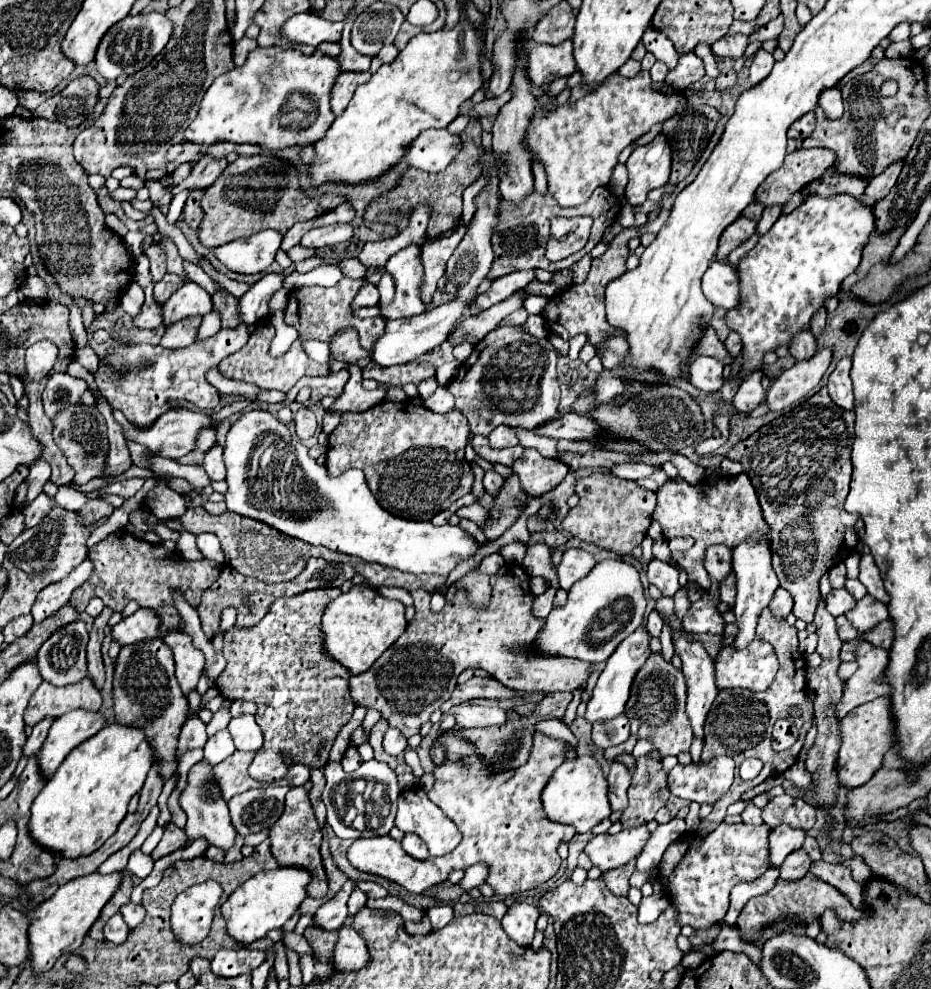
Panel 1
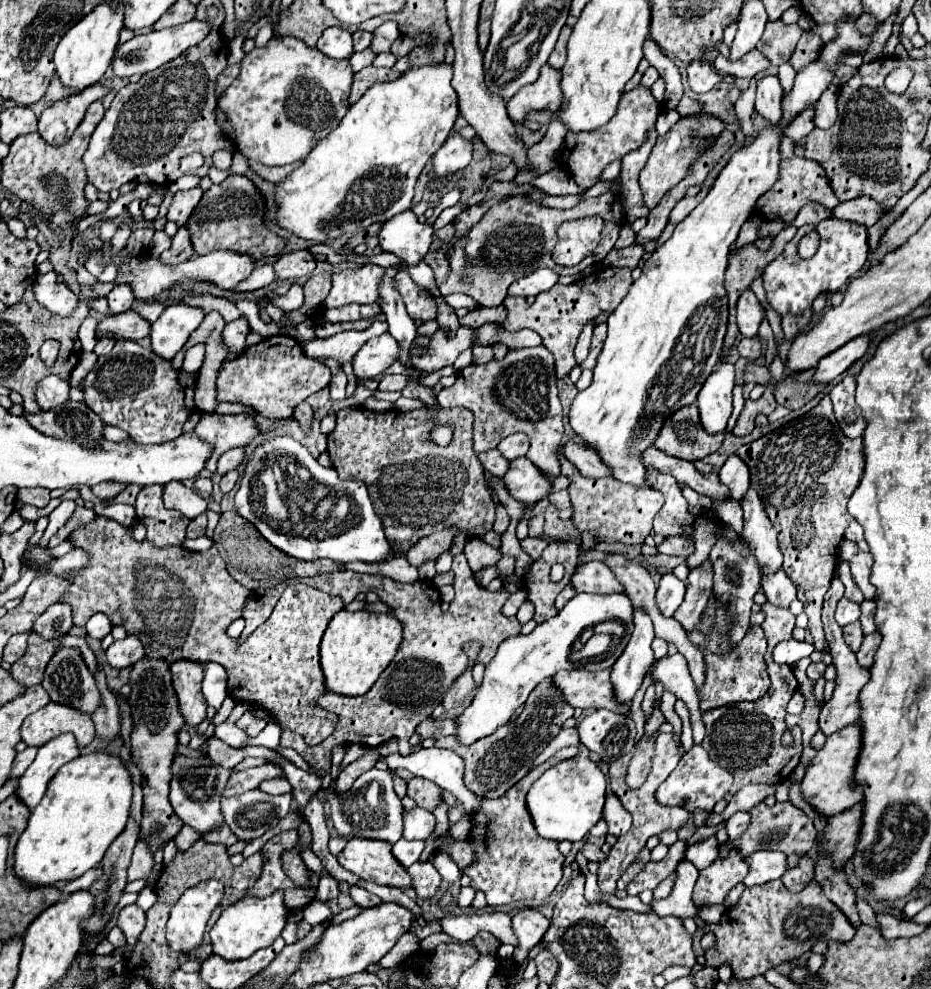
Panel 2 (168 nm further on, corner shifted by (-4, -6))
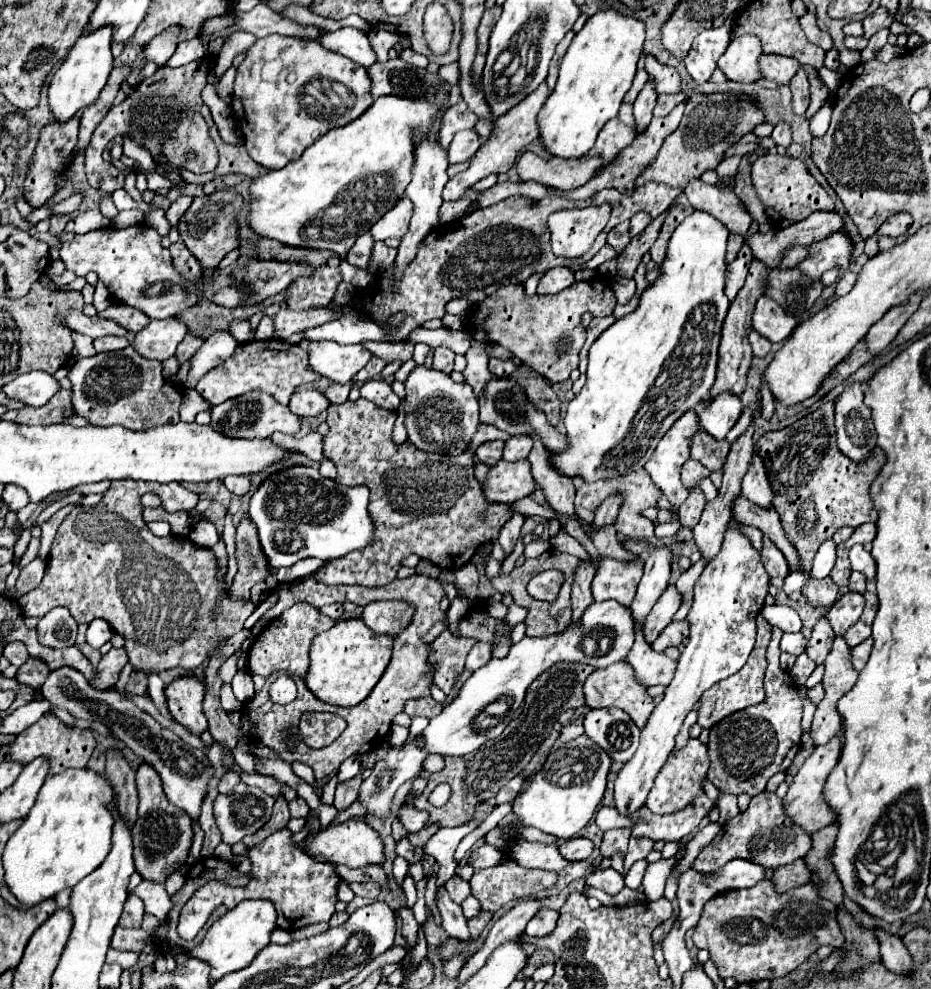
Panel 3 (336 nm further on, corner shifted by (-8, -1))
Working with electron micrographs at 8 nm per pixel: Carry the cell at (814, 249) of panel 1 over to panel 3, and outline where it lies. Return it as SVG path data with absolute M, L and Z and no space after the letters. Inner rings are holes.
M840 230L828 236L828 240L822 240L820 244L810 246L810 256L800 262L800 268L810 276L812 280L818 280L826 270L838 266L842 272L848 270L850 258L852 258L852 242L850 238Z

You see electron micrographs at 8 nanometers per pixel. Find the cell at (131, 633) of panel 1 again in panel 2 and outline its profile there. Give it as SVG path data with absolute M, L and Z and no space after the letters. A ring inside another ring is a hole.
M128 635L122 641L114 641L108 649L106 649L106 659L112 667L116 669L124 669L134 665L138 659L144 657L144 643L140 641L140 637L136 635Z

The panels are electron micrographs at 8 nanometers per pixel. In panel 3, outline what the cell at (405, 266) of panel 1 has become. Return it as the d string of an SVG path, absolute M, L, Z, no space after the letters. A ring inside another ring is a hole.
M402 196L390 212L386 212L370 230L374 240L386 240L386 238L404 238L408 232L408 220L412 216L412 202Z

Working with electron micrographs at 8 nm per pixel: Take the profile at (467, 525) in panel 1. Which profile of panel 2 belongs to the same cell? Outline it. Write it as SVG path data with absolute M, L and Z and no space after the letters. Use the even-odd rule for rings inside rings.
M468 539L466 547L464 547L464 555L466 555L472 571L478 571L488 565L496 565L502 559L500 549L488 545L484 539Z

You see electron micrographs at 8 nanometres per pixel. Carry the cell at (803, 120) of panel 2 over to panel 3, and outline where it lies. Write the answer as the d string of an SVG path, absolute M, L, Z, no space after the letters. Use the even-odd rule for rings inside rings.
M800 70L792 82L790 82L790 90L792 90L792 108L798 116L804 116L808 110L808 102L810 102L810 82L804 70Z

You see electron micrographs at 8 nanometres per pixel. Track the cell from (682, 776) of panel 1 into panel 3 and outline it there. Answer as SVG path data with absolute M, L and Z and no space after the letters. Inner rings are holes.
M690 738L682 750L672 750L668 760L660 768L656 782L646 798L646 808L654 814L672 814L690 804L702 792L702 780L708 772L708 754L706 746L698 738Z

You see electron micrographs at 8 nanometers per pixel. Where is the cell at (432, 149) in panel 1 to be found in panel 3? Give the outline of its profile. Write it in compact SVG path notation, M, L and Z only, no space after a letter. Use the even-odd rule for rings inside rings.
M462 130L454 136L450 148L448 148L448 156L450 156L450 164L458 164L458 162L468 162L480 148L480 136L474 130Z

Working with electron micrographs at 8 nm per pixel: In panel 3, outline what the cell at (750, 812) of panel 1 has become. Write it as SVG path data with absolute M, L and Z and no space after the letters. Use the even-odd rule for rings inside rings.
M722 792L722 794L718 796L716 806L718 806L718 810L720 810L720 824L726 824L728 820L732 820L734 816L740 814L738 804L736 804L736 796L726 794L726 792Z

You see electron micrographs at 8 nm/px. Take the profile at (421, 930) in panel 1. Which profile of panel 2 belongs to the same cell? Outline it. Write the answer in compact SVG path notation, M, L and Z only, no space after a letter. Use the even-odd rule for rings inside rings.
M408 931L404 937L400 937L400 941L392 947L390 953L384 955L384 961L380 961L382 967L396 967L402 961L406 961L414 951L420 949L420 939L414 931Z

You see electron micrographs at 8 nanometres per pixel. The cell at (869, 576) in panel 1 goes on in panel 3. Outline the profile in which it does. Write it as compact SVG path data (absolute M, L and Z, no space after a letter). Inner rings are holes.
M854 544L850 548L850 564L852 564L852 570L858 570L868 580L874 580L874 576L876 576L876 562L874 562L872 554L862 544Z

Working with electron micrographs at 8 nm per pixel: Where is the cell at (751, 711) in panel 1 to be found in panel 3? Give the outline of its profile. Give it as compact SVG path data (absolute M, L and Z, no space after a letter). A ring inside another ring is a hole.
M772 628L772 638L766 651L768 665L764 678L764 702L728 716L728 720L710 730L708 780L722 792L746 792L748 796L758 796L766 790L766 782L776 772L788 770L800 750L802 698L792 676L780 668L779 643L783 634L780 628Z

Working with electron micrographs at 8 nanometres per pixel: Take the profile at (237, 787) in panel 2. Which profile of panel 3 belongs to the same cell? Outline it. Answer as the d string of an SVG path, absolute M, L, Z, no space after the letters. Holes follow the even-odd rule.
M228 772L228 774L224 774L224 776L220 778L220 782L218 782L218 792L220 792L220 794L228 794L228 792L232 792L232 788L234 788L238 782L240 782L240 776L234 774L234 772Z

